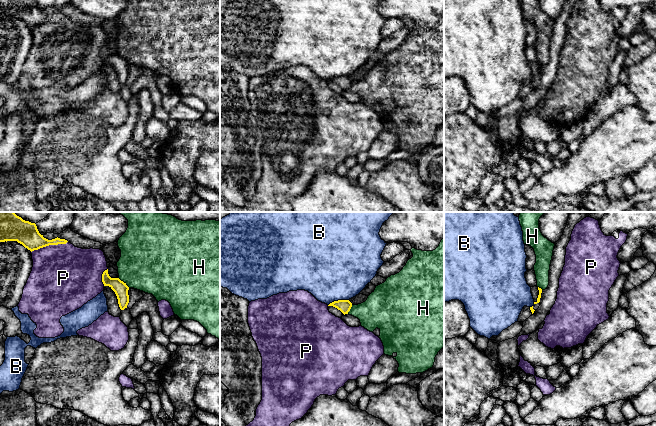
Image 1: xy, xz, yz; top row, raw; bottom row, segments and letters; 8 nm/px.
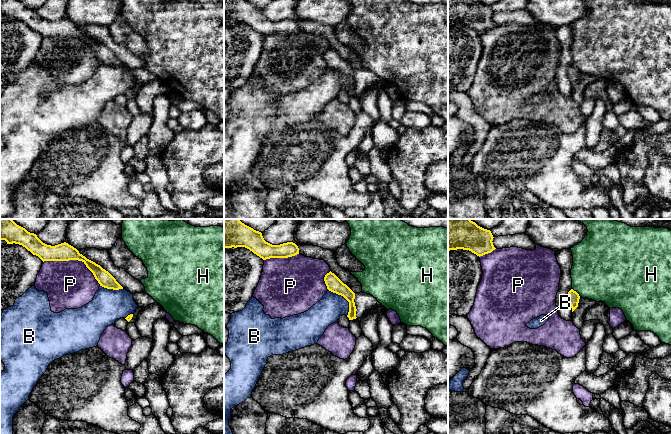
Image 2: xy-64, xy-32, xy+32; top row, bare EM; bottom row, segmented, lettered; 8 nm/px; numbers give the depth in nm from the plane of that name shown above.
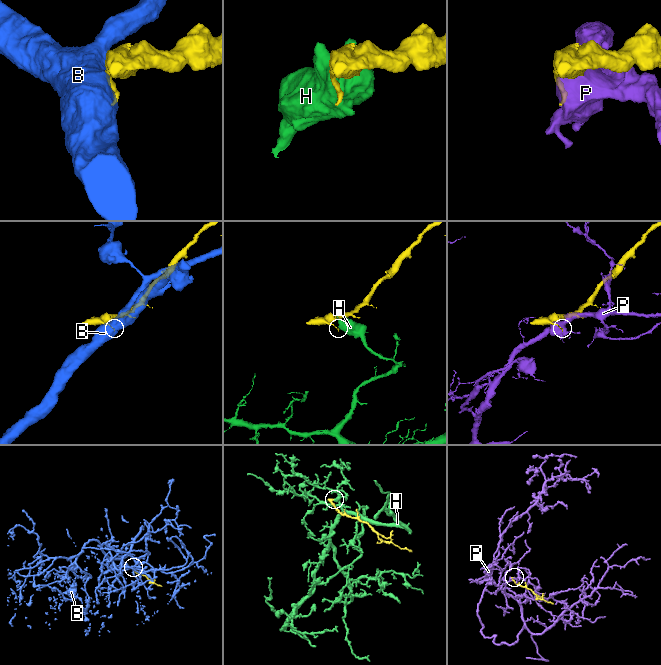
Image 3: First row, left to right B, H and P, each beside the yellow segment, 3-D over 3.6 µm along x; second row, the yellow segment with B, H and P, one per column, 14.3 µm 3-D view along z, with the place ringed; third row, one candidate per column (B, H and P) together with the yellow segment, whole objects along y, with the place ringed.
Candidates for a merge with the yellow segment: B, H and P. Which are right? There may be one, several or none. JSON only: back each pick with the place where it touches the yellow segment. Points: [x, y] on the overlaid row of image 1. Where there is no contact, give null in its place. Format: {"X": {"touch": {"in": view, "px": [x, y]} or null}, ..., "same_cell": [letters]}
{"same_cell": []}

